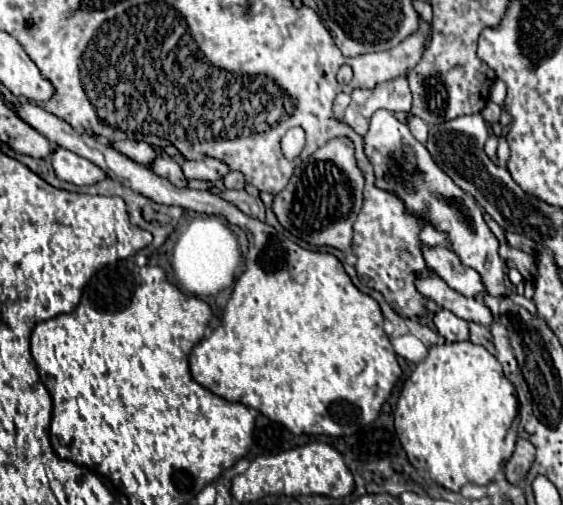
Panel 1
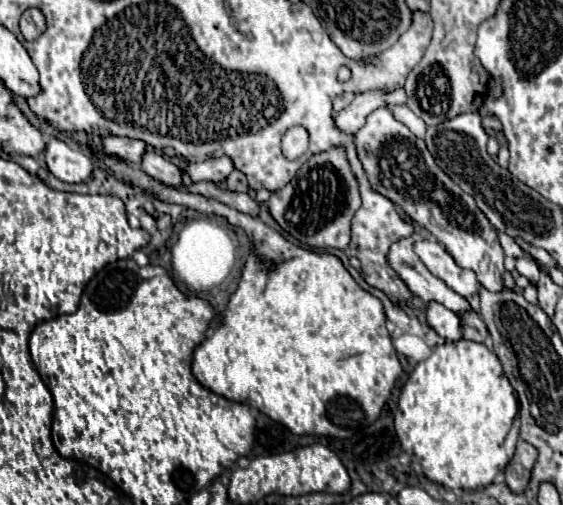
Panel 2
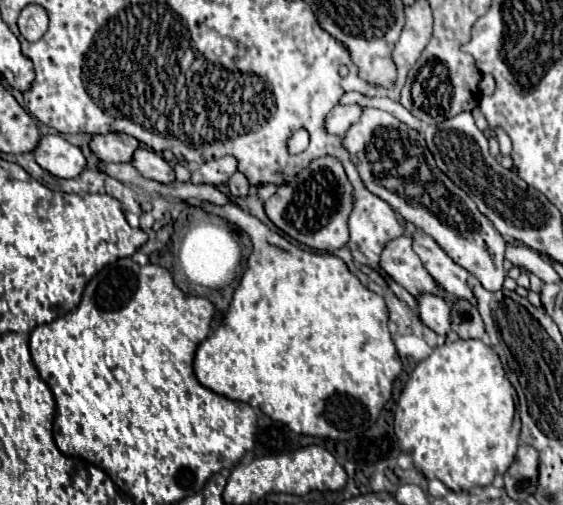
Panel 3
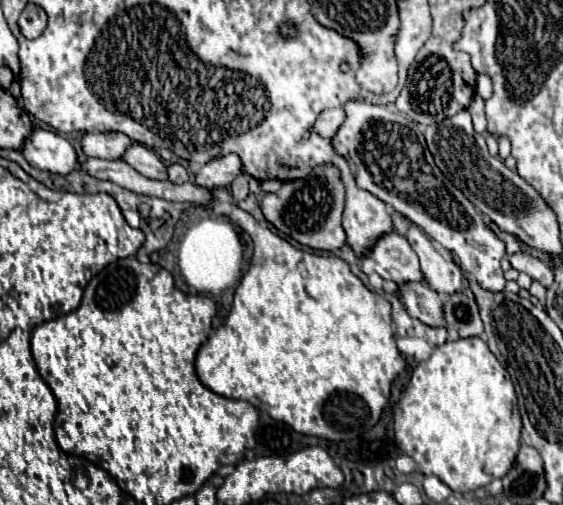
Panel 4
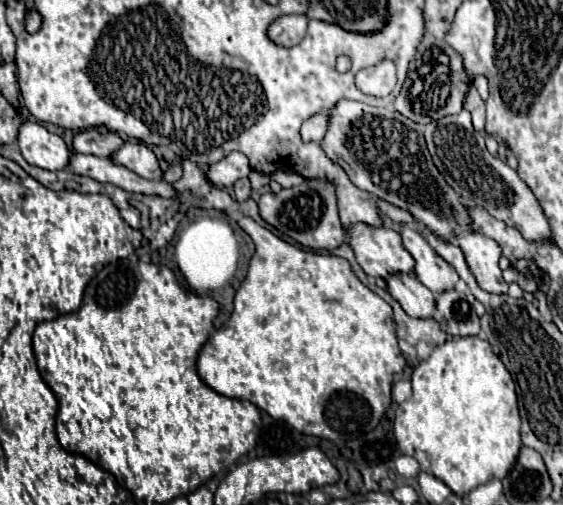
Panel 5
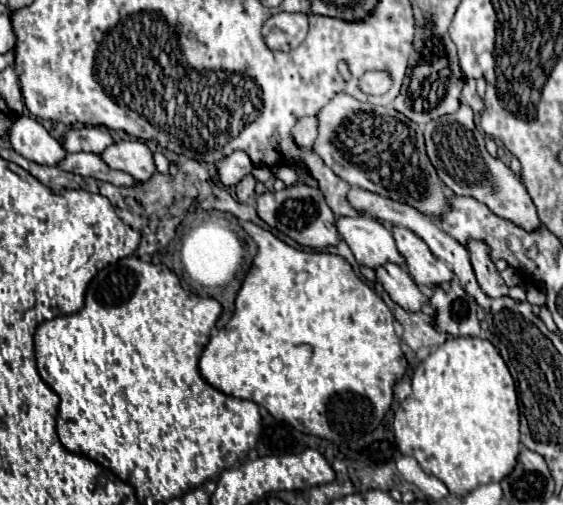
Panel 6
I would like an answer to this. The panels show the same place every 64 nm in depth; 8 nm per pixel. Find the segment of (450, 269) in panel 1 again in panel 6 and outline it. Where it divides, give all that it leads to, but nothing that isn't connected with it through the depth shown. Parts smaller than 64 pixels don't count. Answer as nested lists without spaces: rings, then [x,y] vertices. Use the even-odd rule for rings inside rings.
[[[394,226],[392,236],[394,236],[398,252],[406,260],[408,274],[412,276],[412,280],[420,288],[432,288],[432,286],[450,282],[454,278],[452,270],[444,262],[440,262],[428,250],[426,242],[422,238],[418,238],[412,230],[402,228],[402,226]]]

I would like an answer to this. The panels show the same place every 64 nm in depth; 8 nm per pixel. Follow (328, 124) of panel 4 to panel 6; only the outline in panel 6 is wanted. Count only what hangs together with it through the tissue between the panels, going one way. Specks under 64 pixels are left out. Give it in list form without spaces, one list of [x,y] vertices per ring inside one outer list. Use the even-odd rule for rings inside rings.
[[[300,118],[294,124],[294,128],[290,130],[290,136],[300,148],[312,146],[312,142],[316,138],[316,118]]]

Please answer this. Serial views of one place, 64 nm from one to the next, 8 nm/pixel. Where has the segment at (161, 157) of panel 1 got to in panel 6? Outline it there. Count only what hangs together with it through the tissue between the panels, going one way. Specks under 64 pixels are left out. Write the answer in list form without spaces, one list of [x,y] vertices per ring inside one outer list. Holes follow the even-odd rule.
[[[118,140],[118,142],[110,144],[100,154],[100,158],[112,170],[122,170],[122,172],[130,174],[138,182],[148,180],[156,172],[152,152],[140,140]]]

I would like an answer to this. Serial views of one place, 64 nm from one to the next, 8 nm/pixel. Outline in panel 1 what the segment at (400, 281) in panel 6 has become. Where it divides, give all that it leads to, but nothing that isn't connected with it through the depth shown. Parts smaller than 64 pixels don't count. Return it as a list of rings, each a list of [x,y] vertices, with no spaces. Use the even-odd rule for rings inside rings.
[[[438,310],[434,312],[434,324],[440,336],[444,336],[450,342],[468,340],[468,322],[452,314],[450,310]]]

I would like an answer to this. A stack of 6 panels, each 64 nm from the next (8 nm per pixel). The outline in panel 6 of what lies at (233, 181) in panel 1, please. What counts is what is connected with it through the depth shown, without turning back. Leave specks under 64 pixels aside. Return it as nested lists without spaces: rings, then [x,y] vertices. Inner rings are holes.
[[[252,174],[244,176],[244,178],[238,182],[236,194],[238,194],[238,200],[240,200],[240,202],[246,202],[248,198],[252,198],[252,196],[256,194],[256,180],[254,180]]]

